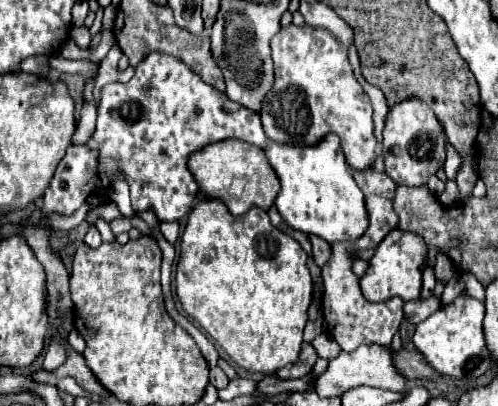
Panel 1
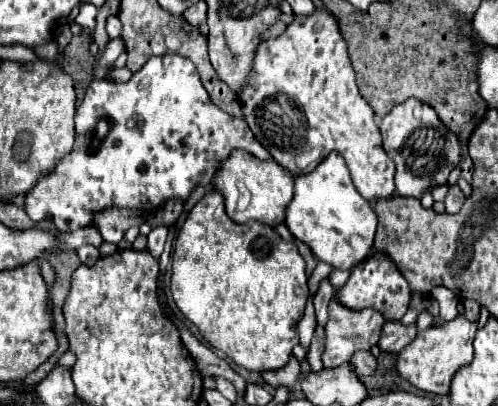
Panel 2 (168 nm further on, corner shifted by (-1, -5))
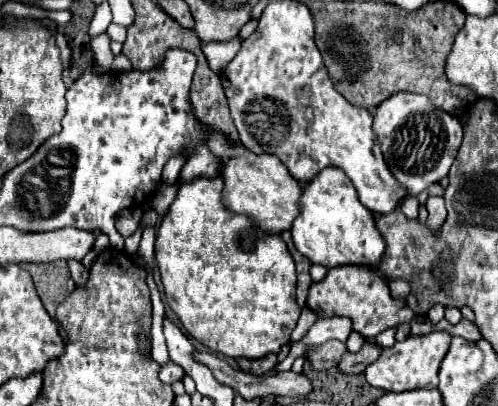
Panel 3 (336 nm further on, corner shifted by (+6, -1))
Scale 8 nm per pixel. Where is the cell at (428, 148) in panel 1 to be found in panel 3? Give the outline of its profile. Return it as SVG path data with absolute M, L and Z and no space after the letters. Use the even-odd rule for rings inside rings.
M412 92L392 94L376 108L374 132L378 134L378 144L390 172L402 186L412 190L412 196L418 196L448 174L462 142L462 126L458 118L436 108L424 94Z

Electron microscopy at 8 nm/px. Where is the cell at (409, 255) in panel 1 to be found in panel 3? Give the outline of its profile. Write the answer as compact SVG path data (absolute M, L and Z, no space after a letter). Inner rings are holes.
M342 266L342 268L328 270L324 280L310 284L306 306L314 310L318 316L350 318L352 330L368 340L376 338L386 328L414 320L414 314L408 314L410 310L406 308L406 304L390 296L388 282L382 280L374 270L360 268L360 266Z

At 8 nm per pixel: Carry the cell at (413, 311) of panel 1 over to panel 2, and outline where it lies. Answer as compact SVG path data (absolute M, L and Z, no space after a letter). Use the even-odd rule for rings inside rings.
M387 320L383 328L383 338L379 340L379 348L385 352L401 352L413 338L417 336L417 324L403 326L397 320Z

